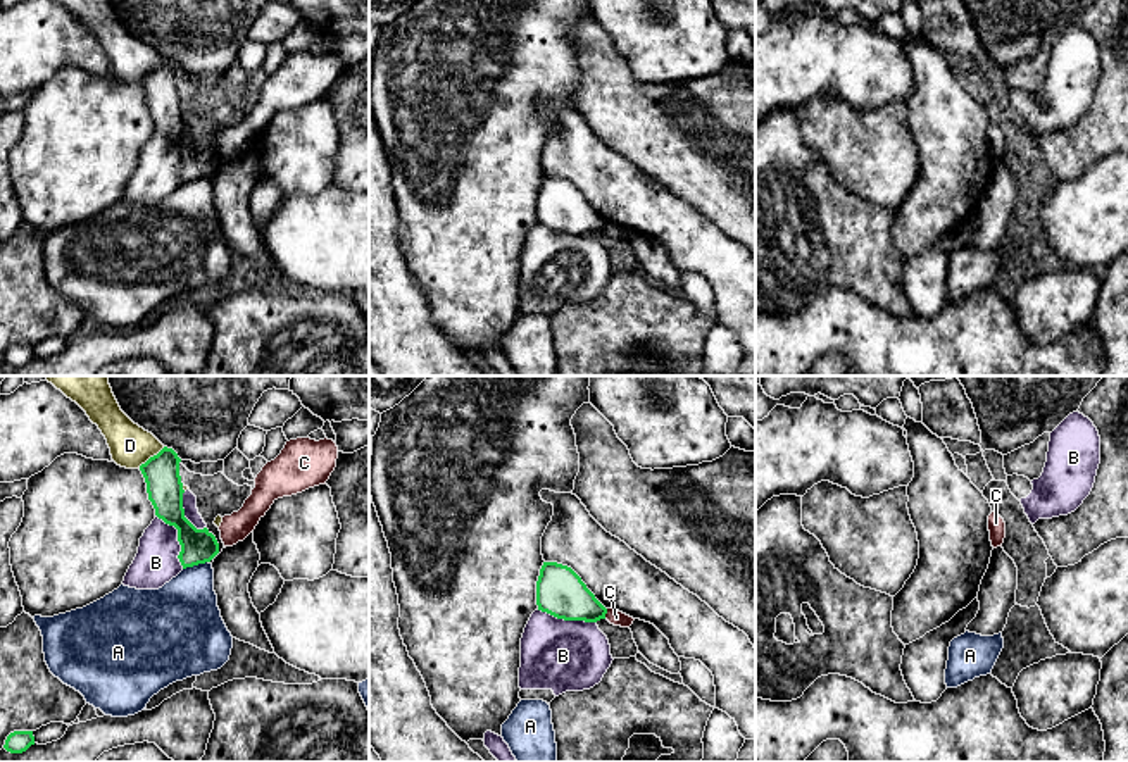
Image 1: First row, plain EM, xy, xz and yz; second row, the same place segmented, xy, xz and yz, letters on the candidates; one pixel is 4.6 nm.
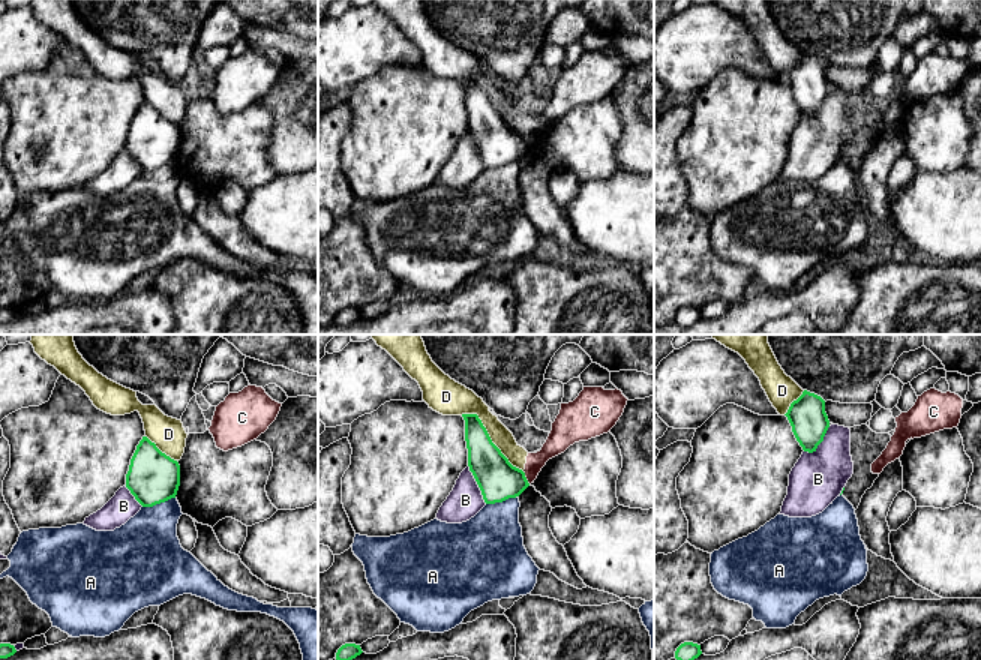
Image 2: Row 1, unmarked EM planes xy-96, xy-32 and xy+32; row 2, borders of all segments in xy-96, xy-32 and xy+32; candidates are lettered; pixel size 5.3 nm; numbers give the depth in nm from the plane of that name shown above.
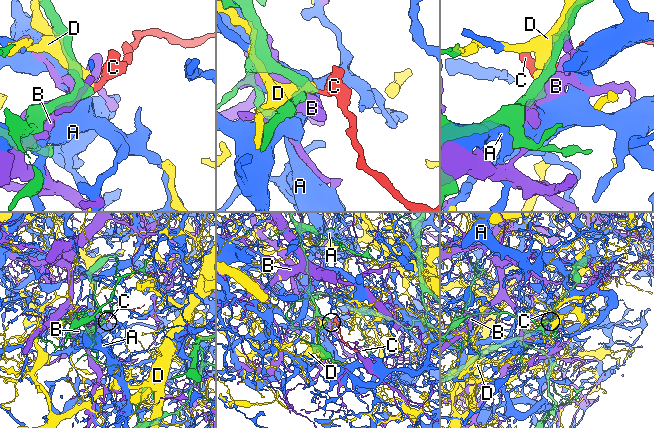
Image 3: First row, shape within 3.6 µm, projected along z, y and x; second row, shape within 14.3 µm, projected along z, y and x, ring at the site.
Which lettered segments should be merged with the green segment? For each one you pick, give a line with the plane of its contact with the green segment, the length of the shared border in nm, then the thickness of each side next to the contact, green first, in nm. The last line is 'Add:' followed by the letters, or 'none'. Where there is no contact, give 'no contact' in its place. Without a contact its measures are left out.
Add: none

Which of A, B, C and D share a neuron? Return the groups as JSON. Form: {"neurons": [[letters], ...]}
{"neurons": [["A"], ["B"], ["C", "D"]]}

